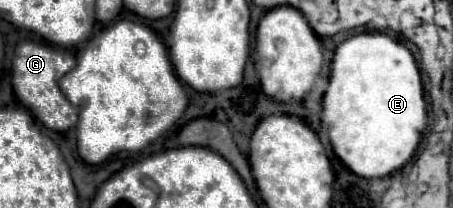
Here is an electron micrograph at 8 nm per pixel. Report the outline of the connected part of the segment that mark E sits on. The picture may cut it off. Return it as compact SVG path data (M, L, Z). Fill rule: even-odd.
M363 32L341 42L333 54L323 122L335 154L363 178L381 178L403 168L425 130L425 100L411 52L381 32Z

